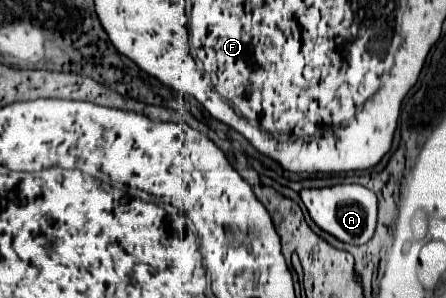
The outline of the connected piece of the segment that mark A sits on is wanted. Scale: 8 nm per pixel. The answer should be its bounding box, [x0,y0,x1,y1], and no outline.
[301,185,377,245]

